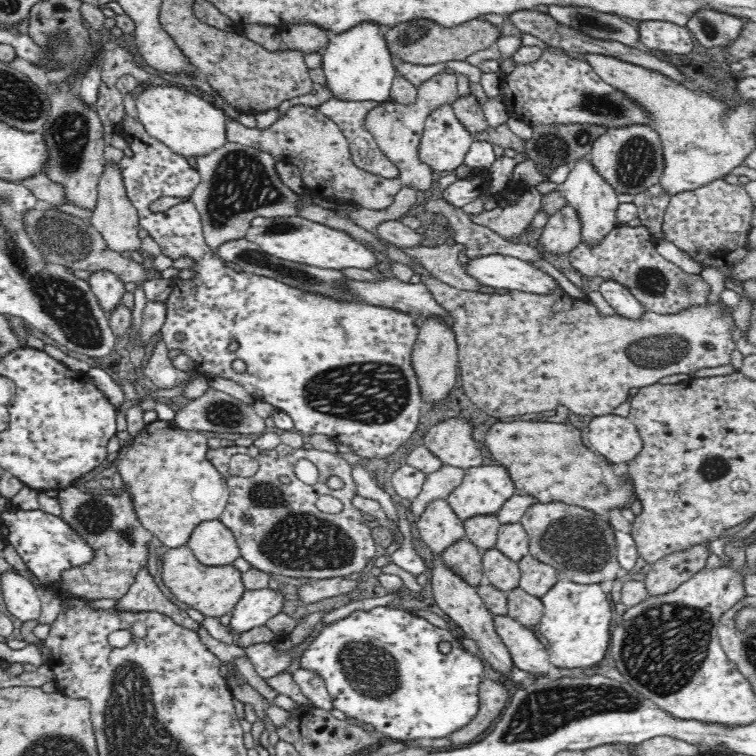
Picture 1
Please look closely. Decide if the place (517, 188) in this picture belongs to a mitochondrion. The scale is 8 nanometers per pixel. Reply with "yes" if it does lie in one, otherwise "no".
no

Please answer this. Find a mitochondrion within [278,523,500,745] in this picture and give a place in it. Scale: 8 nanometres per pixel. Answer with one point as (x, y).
(371, 671)

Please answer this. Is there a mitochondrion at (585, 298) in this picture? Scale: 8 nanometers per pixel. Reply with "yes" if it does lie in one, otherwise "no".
no

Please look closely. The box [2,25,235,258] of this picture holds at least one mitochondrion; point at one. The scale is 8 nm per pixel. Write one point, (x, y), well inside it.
(69, 129)

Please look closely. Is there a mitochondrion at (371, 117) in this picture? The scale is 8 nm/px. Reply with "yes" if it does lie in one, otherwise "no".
no

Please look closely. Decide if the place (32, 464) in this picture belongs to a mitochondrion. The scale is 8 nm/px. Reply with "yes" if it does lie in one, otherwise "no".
no

